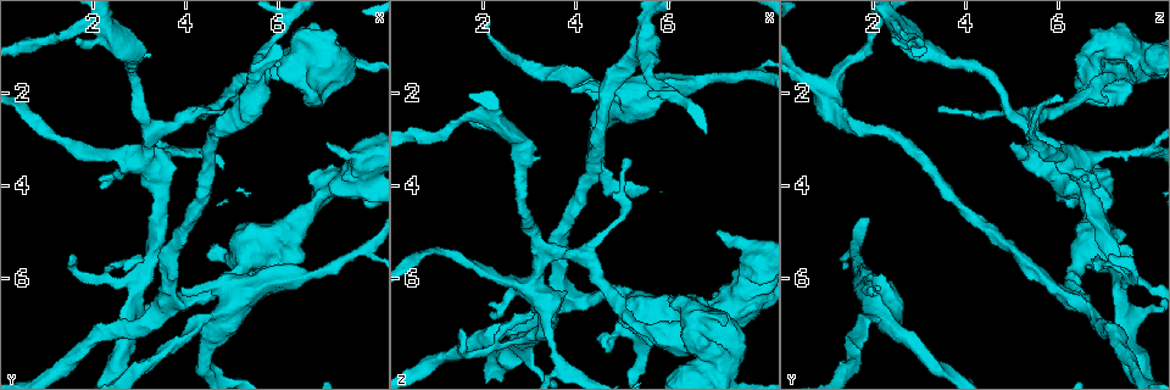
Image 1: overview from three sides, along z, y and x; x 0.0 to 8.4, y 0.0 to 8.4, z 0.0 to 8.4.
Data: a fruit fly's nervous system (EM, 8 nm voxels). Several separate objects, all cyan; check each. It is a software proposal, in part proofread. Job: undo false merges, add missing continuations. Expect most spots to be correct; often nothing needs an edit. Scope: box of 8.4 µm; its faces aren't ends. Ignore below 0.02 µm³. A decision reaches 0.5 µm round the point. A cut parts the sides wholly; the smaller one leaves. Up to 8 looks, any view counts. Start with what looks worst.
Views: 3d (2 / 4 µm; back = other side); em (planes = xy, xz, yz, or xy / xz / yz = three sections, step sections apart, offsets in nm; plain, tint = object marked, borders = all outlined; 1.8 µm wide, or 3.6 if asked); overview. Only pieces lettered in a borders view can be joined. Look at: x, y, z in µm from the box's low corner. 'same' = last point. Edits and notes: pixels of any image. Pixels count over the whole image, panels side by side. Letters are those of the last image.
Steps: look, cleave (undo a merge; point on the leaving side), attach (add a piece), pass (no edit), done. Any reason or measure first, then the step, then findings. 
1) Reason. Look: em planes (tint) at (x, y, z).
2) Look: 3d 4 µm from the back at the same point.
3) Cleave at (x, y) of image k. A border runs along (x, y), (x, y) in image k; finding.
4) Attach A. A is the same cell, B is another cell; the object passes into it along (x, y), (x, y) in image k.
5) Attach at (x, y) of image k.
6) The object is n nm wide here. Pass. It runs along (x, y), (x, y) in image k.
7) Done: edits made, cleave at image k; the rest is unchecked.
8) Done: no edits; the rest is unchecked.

Look: em planes (tint) at (2.65, 6.90, 7.35).

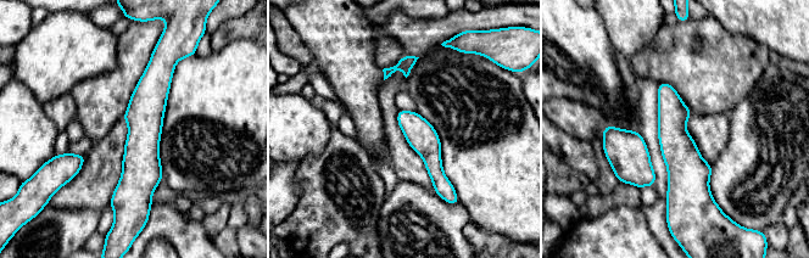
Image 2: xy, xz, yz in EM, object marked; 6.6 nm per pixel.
Look: em planes (borders) at the same point.

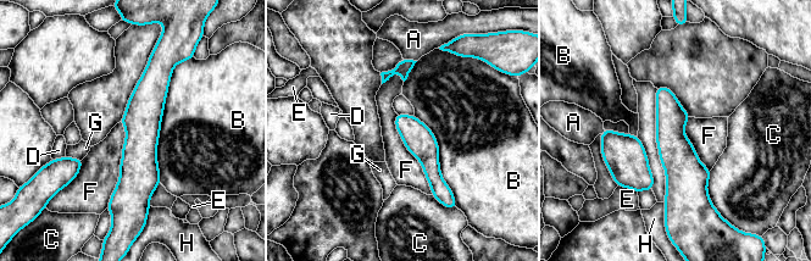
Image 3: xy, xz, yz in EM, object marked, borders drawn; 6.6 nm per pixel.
Pass. A, B, C, D, E, F, G and H are other cells; it runs along (151, 64), (139, 178), (123, 206) in image 3; continuous, no second neuron.

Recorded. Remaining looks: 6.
A narrow waist. Look: em xy step 4 (borders) at (4.35, 2.45, 5.60).

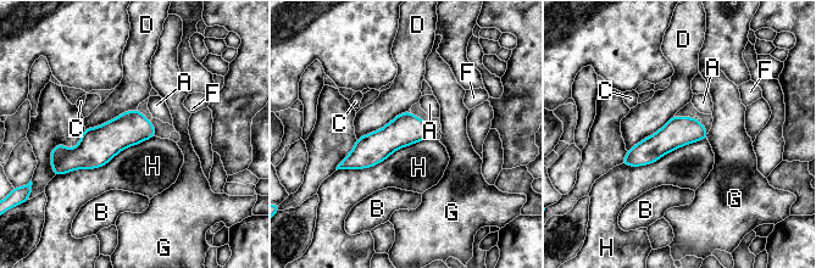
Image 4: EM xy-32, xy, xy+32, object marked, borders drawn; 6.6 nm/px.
Another direction. Look: em planes (borders) at the same point.

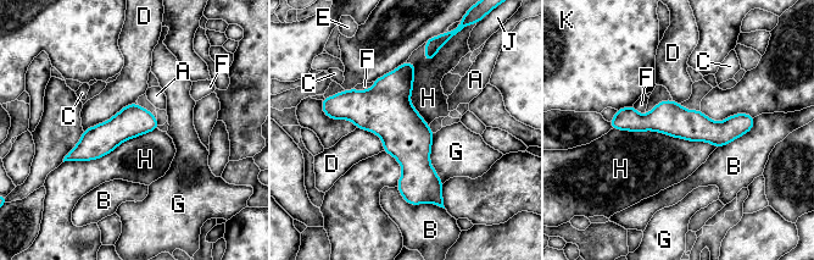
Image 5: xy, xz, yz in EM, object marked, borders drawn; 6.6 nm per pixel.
The longest contact is with H, 700 nm. Pass. A, B, C, D, E, F, G, H, J and K are other cells; a border runs along (612, 128), (658, 131), (717, 147) in image 5; all the same neuron.

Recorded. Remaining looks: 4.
Three-way junction. Look: 3d 2 µm from the back at (2.30, 0.50, 2.55).

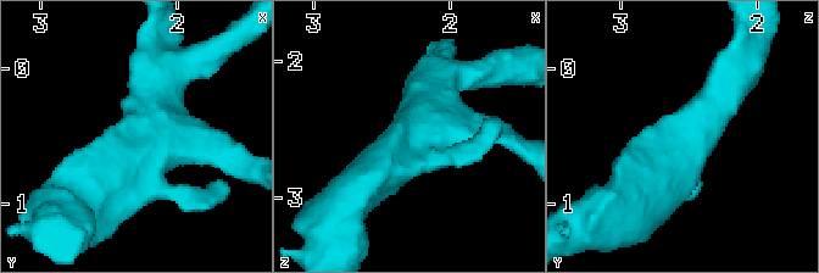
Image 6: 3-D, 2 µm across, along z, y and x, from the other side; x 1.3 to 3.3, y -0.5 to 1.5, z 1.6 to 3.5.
Look: em planes (tint) at (2.24, 0.54, 2.52).

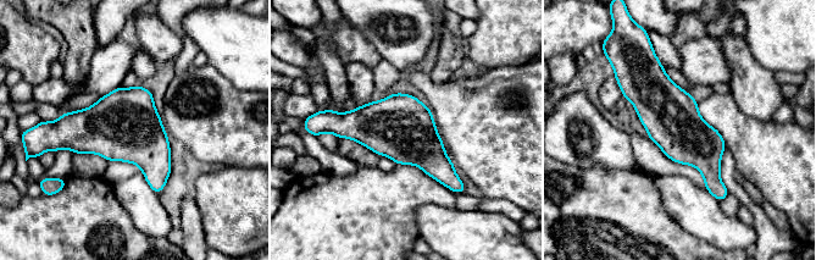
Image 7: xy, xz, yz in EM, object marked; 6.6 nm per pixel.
Look: em planes (borders) at the same point.

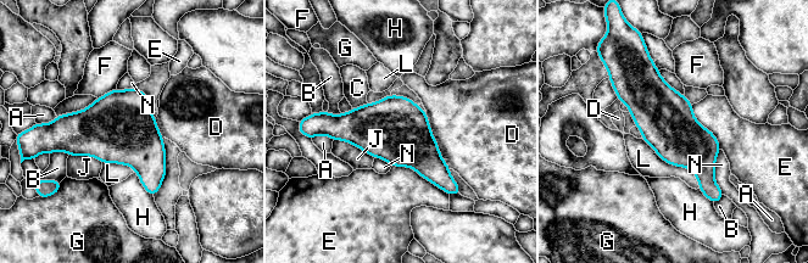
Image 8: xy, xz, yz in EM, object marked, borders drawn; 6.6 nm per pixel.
Pass. A, B, C, D, E, F, G, H, J, L and N are other cells; all the same neuron.

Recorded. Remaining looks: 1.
Done: no edits; the rest is unchecked.

